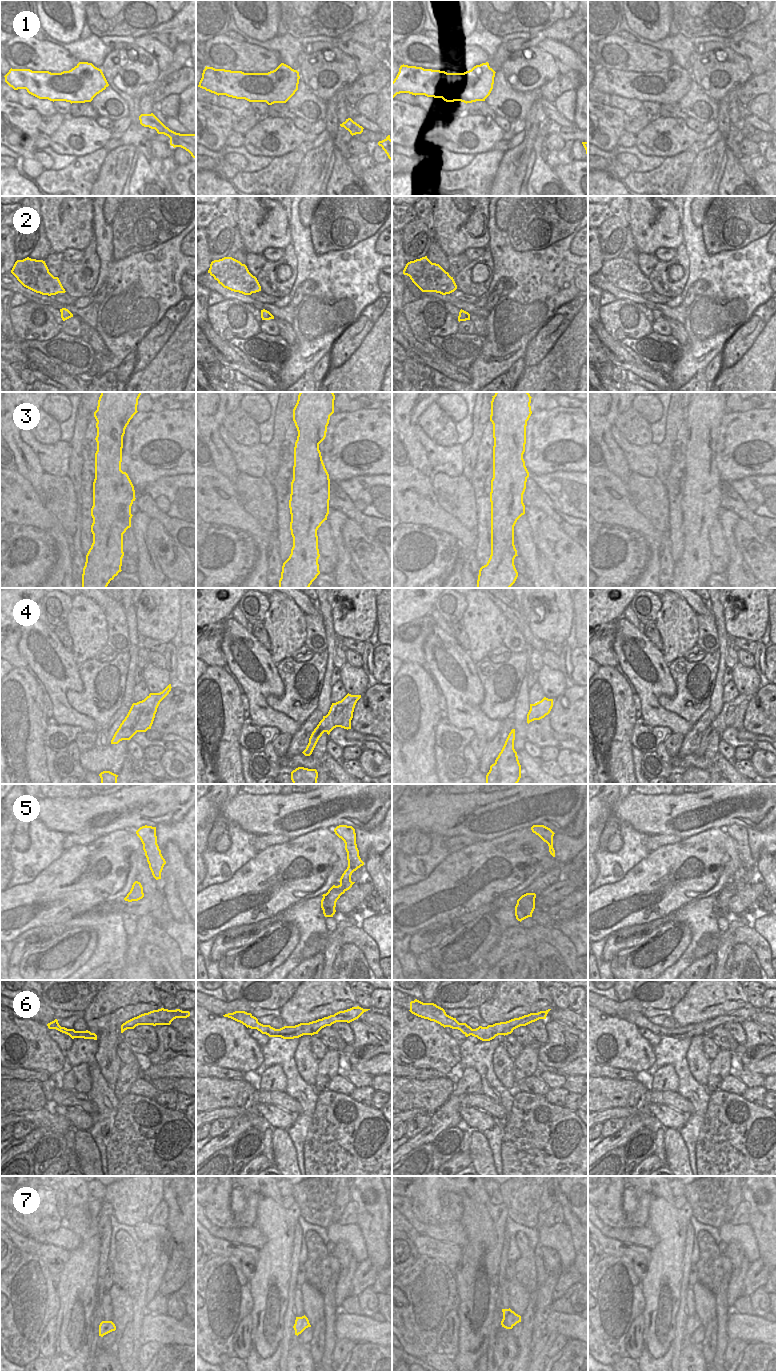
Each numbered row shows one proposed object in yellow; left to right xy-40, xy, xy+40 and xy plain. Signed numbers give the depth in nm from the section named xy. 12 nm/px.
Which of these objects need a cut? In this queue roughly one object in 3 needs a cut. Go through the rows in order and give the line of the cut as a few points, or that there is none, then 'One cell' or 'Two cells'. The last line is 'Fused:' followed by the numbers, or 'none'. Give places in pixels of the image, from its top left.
1: No split. One cell
2: No split. One cell
3: No split. One cell
4: No split. One cell
5: Split along xy (340, 883), (344, 891). Two cells
6: No split. One cell
7: No split. One cell
Fused: 5

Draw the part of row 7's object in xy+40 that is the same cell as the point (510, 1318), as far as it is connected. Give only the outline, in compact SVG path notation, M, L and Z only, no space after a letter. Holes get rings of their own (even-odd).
M502 1309L503 1319L501 1321L502 1327L512 1329L517 1323L521 1322L521 1316L509 1309Z

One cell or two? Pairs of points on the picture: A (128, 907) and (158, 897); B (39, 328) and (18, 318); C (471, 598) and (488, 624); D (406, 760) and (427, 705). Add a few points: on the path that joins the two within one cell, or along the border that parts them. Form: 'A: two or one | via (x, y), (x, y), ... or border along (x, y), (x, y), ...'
A: one | via (135, 907), (142, 907), (151, 902)
B: one | via (34, 325), (23, 318)
C: one | via (477, 604), (480, 607), (482, 618)
D: one | via (406, 746), (407, 725), (413, 719)

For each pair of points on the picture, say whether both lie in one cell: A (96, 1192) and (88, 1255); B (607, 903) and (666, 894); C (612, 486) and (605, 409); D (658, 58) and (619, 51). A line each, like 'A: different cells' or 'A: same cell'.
A: different cells
B: same cell
C: different cells
D: same cell

